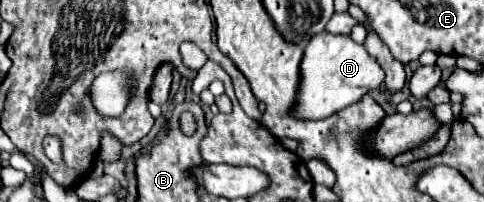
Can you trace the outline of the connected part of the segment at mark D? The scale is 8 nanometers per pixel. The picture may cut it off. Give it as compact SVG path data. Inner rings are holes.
M320 32L304 48L296 106L292 106L290 112L294 118L302 120L328 118L334 112L358 102L368 90L378 88L382 80L384 80L384 70L378 66L378 62L372 56L368 56L362 44L356 44L350 36Z

